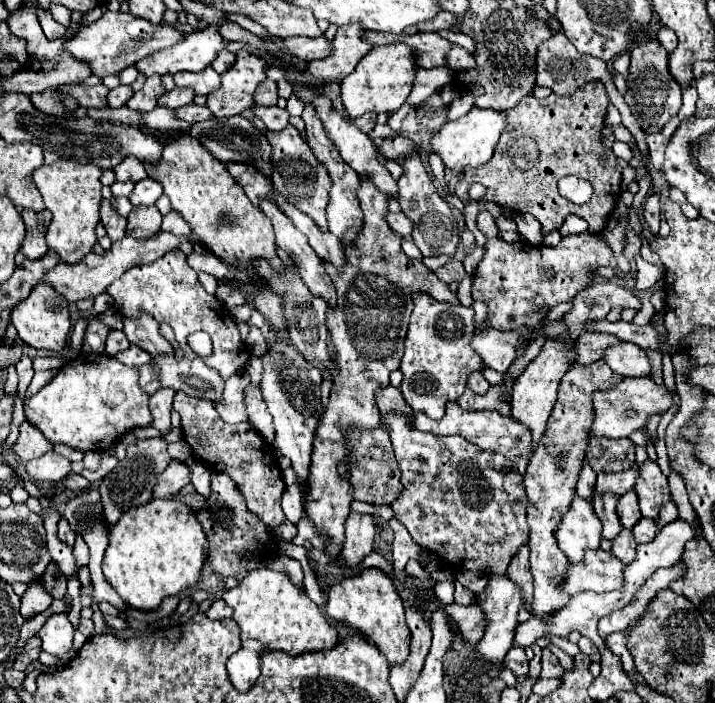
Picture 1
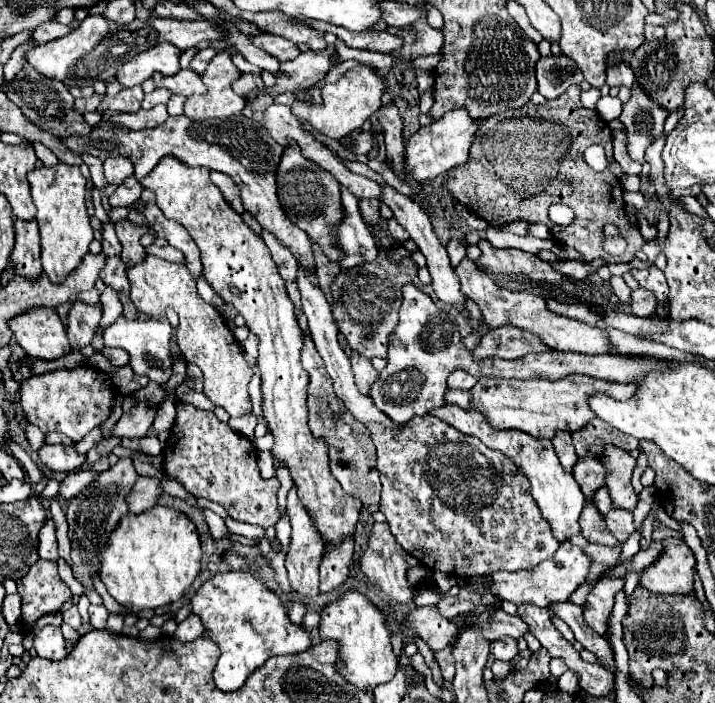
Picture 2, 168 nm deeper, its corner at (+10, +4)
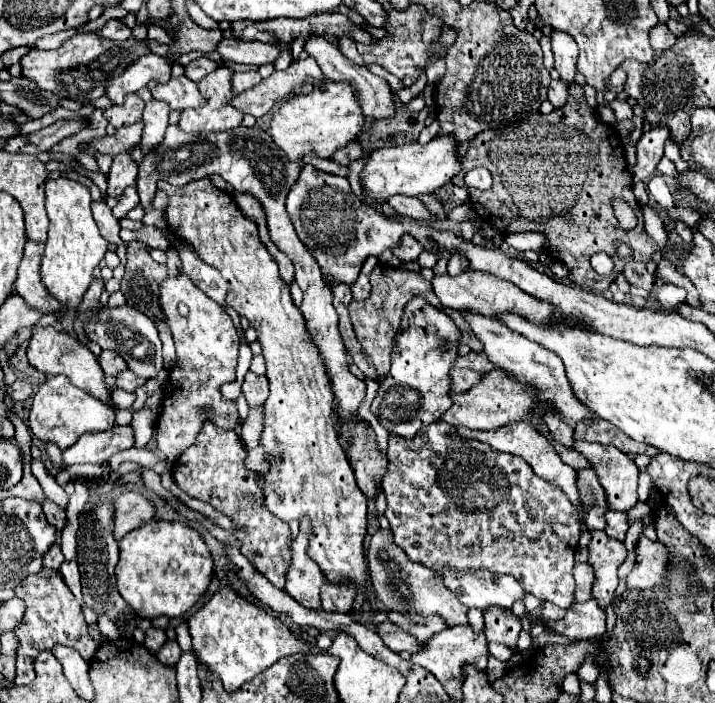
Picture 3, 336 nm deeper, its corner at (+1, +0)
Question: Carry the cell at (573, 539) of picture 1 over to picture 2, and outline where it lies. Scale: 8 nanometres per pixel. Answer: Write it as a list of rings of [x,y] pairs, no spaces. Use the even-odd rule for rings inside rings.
[[[445,403],[443,407],[433,409],[433,415],[439,417],[441,421],[445,421],[447,425],[455,427],[457,431],[481,439],[487,447],[503,451],[517,465],[517,469],[529,479],[531,495],[533,495],[537,507],[541,509],[543,519],[549,521],[553,535],[561,543],[569,541],[573,535],[581,533],[579,515],[581,515],[583,505],[585,505],[585,495],[581,493],[581,489],[579,489],[577,481],[573,479],[573,475],[563,471],[563,467],[561,467],[561,463],[559,463],[559,459],[557,459],[557,455],[553,451],[551,441],[537,439],[533,435],[525,435],[525,431],[507,431],[507,429],[505,431],[497,431],[497,429],[489,427],[489,421],[485,419],[485,415],[481,415],[477,411],[461,409],[461,407],[451,405],[451,403]]]

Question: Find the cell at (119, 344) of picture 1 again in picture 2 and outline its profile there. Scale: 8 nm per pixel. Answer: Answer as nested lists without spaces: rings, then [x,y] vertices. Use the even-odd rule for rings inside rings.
[[[119,317],[113,325],[109,325],[103,331],[103,343],[105,347],[121,347],[125,351],[129,351],[129,365],[133,367],[133,371],[137,375],[145,375],[151,381],[155,381],[157,385],[163,385],[169,381],[169,377],[173,375],[173,357],[169,351],[169,333],[173,333],[173,327],[169,325],[167,319],[147,319],[147,321],[127,321],[123,317]]]

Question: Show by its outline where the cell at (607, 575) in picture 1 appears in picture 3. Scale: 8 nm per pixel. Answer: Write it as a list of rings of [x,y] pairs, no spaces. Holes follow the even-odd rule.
[[[438,571],[442,575],[442,583],[466,605],[466,607],[476,607],[476,609],[486,609],[492,605],[510,609],[514,601],[524,599],[524,589],[522,585],[512,577],[512,575],[496,575],[490,571]]]

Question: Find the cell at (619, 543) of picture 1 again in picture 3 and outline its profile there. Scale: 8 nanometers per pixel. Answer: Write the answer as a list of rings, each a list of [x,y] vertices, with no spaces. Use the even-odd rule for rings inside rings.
[[[576,563],[574,565],[574,579],[576,579],[576,591],[574,601],[584,603],[592,597],[592,585],[594,585],[594,571],[588,563]]]

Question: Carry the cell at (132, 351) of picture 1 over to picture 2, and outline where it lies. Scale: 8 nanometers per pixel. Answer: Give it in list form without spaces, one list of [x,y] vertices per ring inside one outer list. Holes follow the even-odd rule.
[[[105,347],[101,353],[111,361],[113,367],[121,367],[121,365],[129,363],[129,355],[125,355],[125,351],[121,351],[121,349],[107,349]]]

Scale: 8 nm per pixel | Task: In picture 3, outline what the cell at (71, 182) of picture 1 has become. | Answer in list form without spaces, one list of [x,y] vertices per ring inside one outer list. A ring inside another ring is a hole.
[[[66,177],[50,179],[46,183],[46,211],[48,211],[50,227],[48,227],[48,241],[44,245],[42,265],[40,265],[42,285],[68,311],[78,309],[92,281],[94,267],[104,259],[108,243],[100,237],[98,227],[92,219],[90,191],[86,185]]]

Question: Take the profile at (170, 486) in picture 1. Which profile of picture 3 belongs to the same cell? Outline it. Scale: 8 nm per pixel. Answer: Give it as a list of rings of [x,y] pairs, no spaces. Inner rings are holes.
[[[120,491],[112,497],[114,505],[114,539],[122,539],[128,531],[154,519],[154,507],[138,493]]]

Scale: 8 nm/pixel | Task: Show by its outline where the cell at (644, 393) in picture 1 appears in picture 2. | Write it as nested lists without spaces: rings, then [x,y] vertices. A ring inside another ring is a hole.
[[[569,375],[557,381],[549,381],[549,379],[493,379],[493,377],[481,377],[477,381],[477,385],[469,391],[453,391],[449,389],[445,393],[445,401],[459,405],[461,409],[471,409],[471,411],[481,411],[483,415],[487,415],[487,419],[491,421],[491,425],[495,429],[521,429],[525,433],[531,433],[535,437],[541,439],[553,439],[553,435],[557,435],[557,431],[567,431],[567,433],[577,433],[581,431],[581,427],[589,425],[589,419],[595,419],[593,409],[589,407],[589,395],[601,393],[605,391],[605,395],[613,397],[613,399],[631,399],[637,393],[637,385],[635,383],[611,383],[611,381],[599,381],[593,377],[585,377],[585,375]]]

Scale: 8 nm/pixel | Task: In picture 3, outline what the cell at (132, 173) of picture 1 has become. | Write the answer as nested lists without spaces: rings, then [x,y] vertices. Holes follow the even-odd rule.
[[[128,153],[116,155],[112,161],[112,167],[110,167],[110,173],[108,173],[106,195],[108,197],[120,197],[126,187],[136,185],[136,175],[138,175],[136,161]]]

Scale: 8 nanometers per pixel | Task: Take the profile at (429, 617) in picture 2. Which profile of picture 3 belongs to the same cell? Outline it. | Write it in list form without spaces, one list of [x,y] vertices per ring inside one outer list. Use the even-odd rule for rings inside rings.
[[[384,621],[384,623],[378,623],[378,635],[382,637],[384,645],[394,651],[394,653],[400,653],[400,651],[408,651],[408,653],[416,653],[422,645],[418,643],[418,639],[414,639],[410,633],[406,633],[404,629],[400,629],[398,625],[390,623],[390,621]]]

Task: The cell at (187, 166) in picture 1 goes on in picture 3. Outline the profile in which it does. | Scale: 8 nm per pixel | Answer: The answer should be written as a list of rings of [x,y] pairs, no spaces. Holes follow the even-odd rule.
[[[204,177],[204,179],[200,179],[200,181],[192,181],[192,183],[188,183],[188,185],[184,185],[184,187],[174,187],[174,185],[170,185],[170,183],[166,183],[166,181],[158,181],[158,187],[168,195],[168,209],[166,209],[166,223],[168,223],[168,229],[170,229],[170,233],[174,235],[174,237],[178,237],[178,239],[182,239],[184,243],[188,243],[194,251],[196,251],[196,255],[206,263],[206,265],[210,265],[210,267],[214,267],[214,269],[218,269],[220,271],[220,275],[228,281],[228,285],[230,285],[230,289],[228,289],[228,305],[238,313],[238,315],[244,315],[248,321],[250,321],[250,325],[256,329],[256,333],[258,333],[258,341],[262,343],[262,355],[264,355],[264,359],[266,359],[266,377],[268,377],[268,381],[270,381],[270,395],[268,395],[268,399],[266,399],[266,403],[264,403],[264,431],[262,431],[262,435],[260,435],[260,447],[264,447],[264,451],[266,451],[266,461],[270,463],[270,471],[268,471],[268,475],[262,475],[262,473],[258,473],[258,487],[262,487],[262,493],[264,493],[264,503],[266,503],[266,509],[272,513],[272,515],[276,515],[278,519],[282,519],[282,521],[292,521],[292,519],[304,519],[304,517],[308,517],[310,521],[312,521],[312,535],[310,535],[310,543],[308,543],[308,557],[312,559],[312,561],[316,561],[318,565],[320,565],[320,569],[322,569],[322,573],[324,573],[324,577],[328,579],[328,581],[336,581],[336,583],[354,583],[354,585],[366,585],[366,579],[368,579],[368,563],[366,563],[366,557],[364,557],[364,535],[366,535],[366,503],[368,503],[368,497],[358,489],[358,485],[356,485],[356,481],[354,481],[354,471],[352,471],[352,467],[350,467],[350,463],[348,463],[348,459],[346,459],[346,453],[344,453],[344,449],[340,447],[340,443],[338,443],[338,437],[336,437],[336,429],[334,429],[334,417],[332,417],[332,407],[334,407],[334,397],[332,397],[332,391],[330,391],[330,381],[326,379],[326,371],[324,371],[324,367],[322,367],[322,359],[318,359],[318,351],[316,351],[316,347],[314,347],[314,343],[310,341],[310,337],[306,335],[306,325],[304,325],[304,319],[302,319],[302,313],[300,313],[300,309],[292,303],[292,297],[290,297],[290,289],[288,289],[288,285],[280,279],[280,275],[278,275],[278,265],[276,265],[276,259],[268,253],[268,249],[262,245],[262,241],[260,241],[260,237],[258,237],[258,225],[256,225],[256,221],[254,219],[250,219],[250,217],[246,217],[240,209],[238,209],[238,205],[234,203],[234,197],[230,195],[230,193],[224,193],[224,191],[220,191],[218,187],[214,187],[212,185],[212,181],[208,179],[208,177]]]

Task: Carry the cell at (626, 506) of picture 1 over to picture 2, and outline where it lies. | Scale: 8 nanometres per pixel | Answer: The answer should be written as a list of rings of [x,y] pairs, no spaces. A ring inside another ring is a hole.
[[[601,487],[601,491],[597,491],[597,493],[593,495],[593,501],[597,503],[597,509],[599,509],[603,515],[607,515],[607,511],[613,509],[613,499],[609,499],[609,489],[607,489],[607,487]]]

